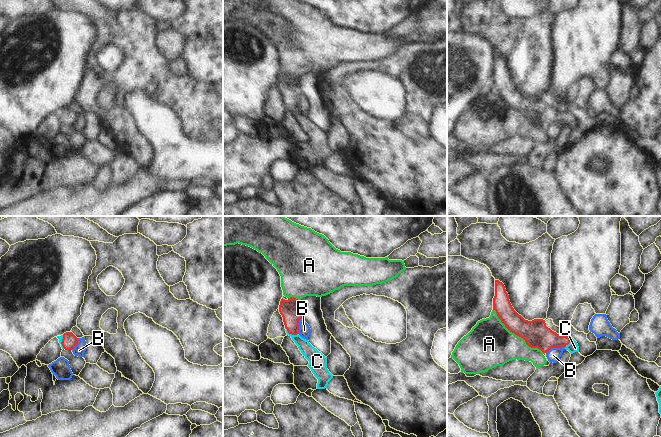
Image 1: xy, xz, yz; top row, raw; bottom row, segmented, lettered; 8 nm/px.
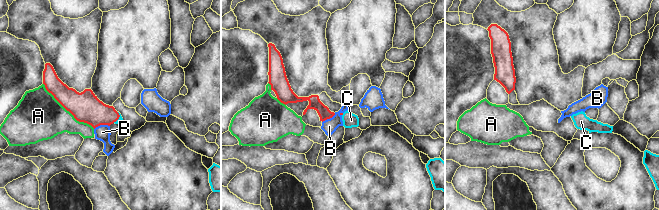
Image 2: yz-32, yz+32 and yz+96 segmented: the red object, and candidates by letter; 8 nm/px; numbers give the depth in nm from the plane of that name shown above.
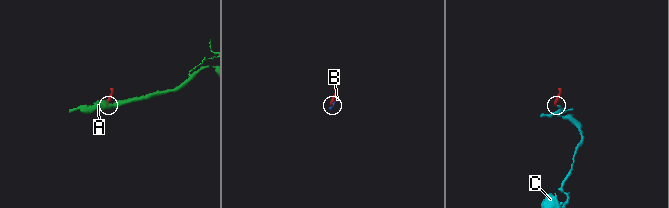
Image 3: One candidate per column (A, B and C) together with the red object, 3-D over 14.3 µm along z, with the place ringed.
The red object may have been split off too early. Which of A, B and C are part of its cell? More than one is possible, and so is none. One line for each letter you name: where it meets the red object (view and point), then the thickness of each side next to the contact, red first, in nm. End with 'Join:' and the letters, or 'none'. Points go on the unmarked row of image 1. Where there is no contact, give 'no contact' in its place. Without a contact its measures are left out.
C: contact xz (290, 109); calibres 160 and 110 nm
Join: C

